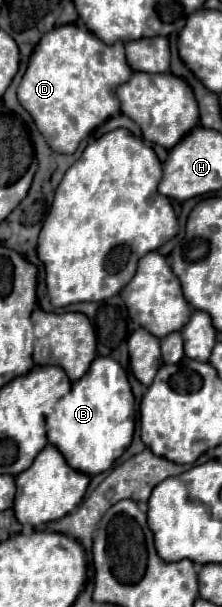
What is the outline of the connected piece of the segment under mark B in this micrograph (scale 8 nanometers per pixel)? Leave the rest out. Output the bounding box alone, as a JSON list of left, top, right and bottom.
[47,356,135,476]

